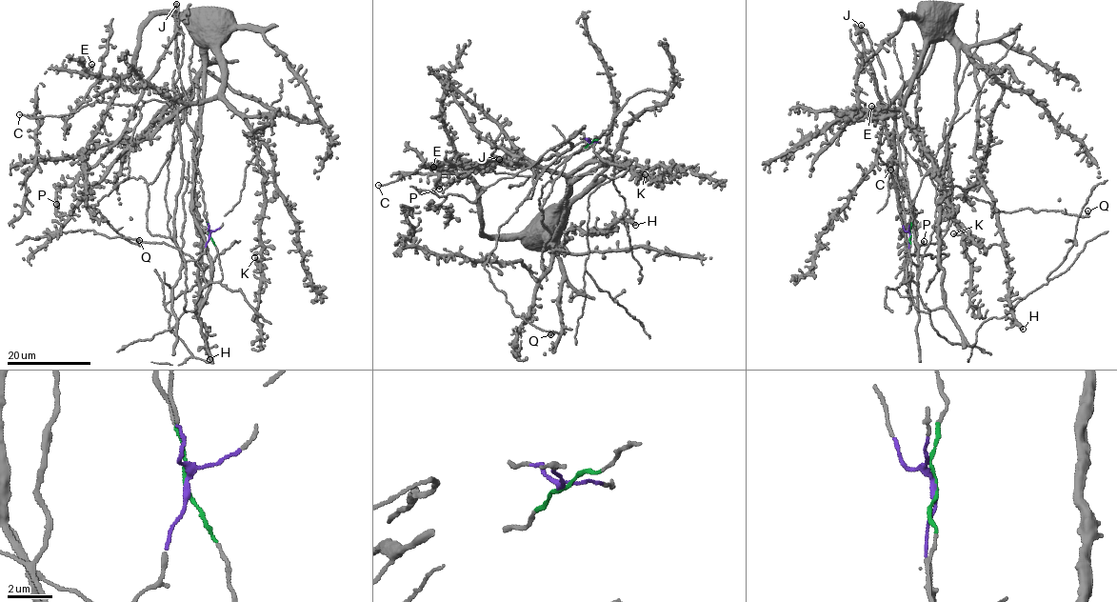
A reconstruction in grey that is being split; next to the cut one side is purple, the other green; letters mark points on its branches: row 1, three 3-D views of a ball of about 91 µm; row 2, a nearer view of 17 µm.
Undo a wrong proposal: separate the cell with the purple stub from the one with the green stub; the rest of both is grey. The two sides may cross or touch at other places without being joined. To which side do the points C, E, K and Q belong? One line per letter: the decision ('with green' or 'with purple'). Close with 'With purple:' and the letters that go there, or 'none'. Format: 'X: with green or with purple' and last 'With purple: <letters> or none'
C: with purple
E: with green
K: with green
Q: with purple
With purple: C, Q

